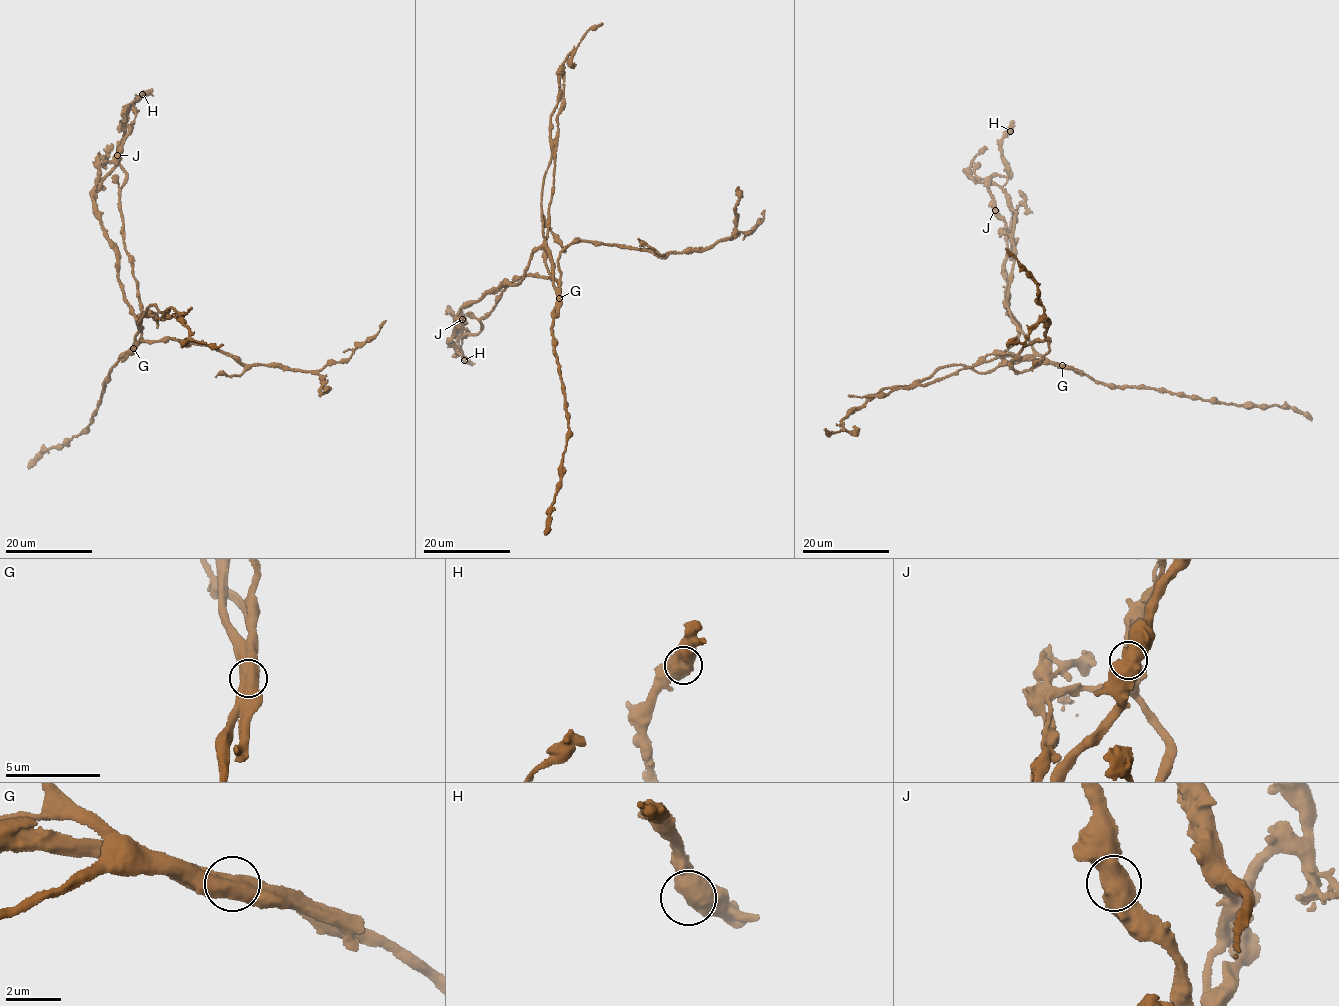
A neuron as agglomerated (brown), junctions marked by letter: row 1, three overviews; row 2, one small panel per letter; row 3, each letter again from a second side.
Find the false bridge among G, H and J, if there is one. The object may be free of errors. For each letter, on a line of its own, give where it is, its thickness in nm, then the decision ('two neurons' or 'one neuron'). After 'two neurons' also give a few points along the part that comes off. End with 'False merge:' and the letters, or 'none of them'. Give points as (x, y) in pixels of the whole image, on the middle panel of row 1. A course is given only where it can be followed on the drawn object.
G: place (559, 298); calibre 750 nm; two neurons; course (559, 298), (559, 255), (575, 242), (666, 256), (702, 252), (739, 232), (753, 231), (765, 210)
H: place (464, 360); calibre 700 nm; one neuron
J: place (462, 319); calibre 700 nm; one neuron
False merge: G

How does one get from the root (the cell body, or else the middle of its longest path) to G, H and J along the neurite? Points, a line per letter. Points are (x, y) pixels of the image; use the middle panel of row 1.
G: (560, 276), (559, 298)
H: (560, 276), (557, 282), (529, 275), (512, 282), (479, 322), (479, 332), (461, 335), (457, 348), (464, 360)
J: (560, 276), (553, 277), (548, 252), (536, 250), (517, 285), (502, 283), (461, 308), (455, 323), (462, 319)

